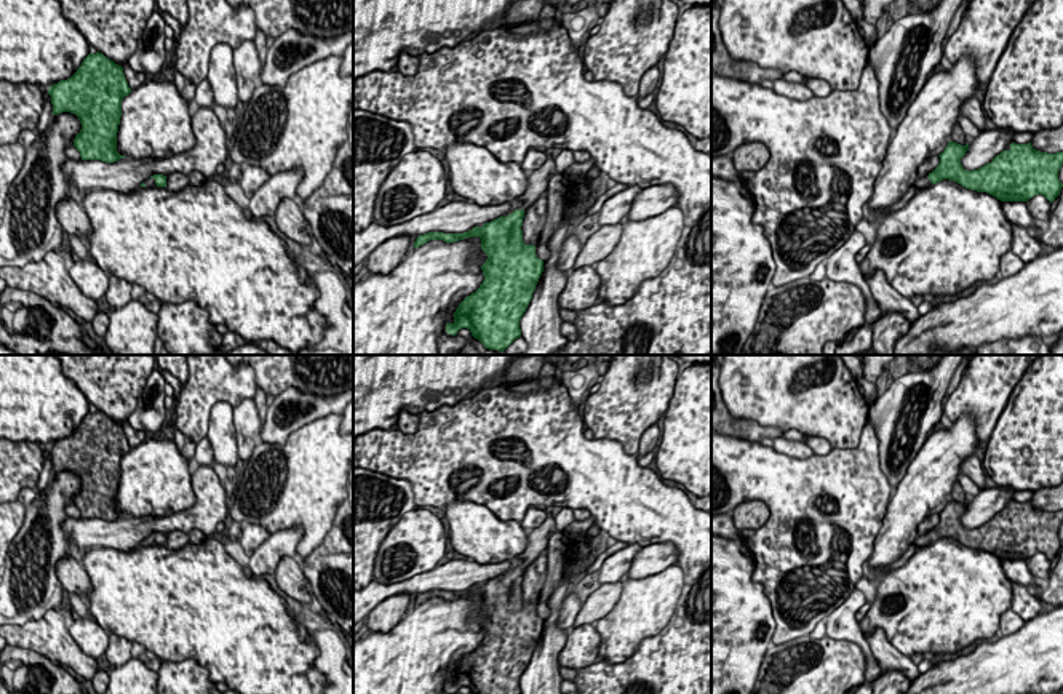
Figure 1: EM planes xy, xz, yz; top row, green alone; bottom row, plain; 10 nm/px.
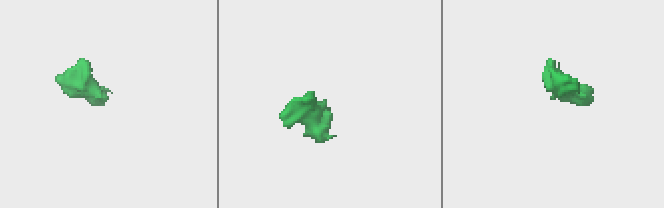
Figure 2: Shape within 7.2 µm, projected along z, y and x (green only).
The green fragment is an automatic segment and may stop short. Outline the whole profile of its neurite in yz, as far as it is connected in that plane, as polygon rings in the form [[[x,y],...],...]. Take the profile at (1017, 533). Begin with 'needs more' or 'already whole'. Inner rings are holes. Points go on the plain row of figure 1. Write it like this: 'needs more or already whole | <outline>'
needs more | [[[950,499],[938,513],[938,524],[926,536],[916,534],[913,548],[950,537],[965,547],[986,550],[1001,560],[1028,560],[1041,552],[1052,561],[1060,553],[1063,542],[1058,529],[1063,523],[1063,510],[1047,512],[1036,509],[1031,501],[1012,501],[1010,507],[1002,509],[991,521],[967,529],[961,523],[967,509],[969,501],[961,504]]]

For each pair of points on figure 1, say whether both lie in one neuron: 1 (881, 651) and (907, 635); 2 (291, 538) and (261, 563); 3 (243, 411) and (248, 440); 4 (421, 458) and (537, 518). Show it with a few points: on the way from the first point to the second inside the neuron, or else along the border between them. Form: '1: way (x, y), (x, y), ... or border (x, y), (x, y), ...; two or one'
1: border (865, 637), (881, 629), (886, 638), (910, 658); two
2: way (283, 542), (269, 555); one
3: way (246, 418), (248, 434); one
4: border (544, 509), (531, 507), (521, 522); two

